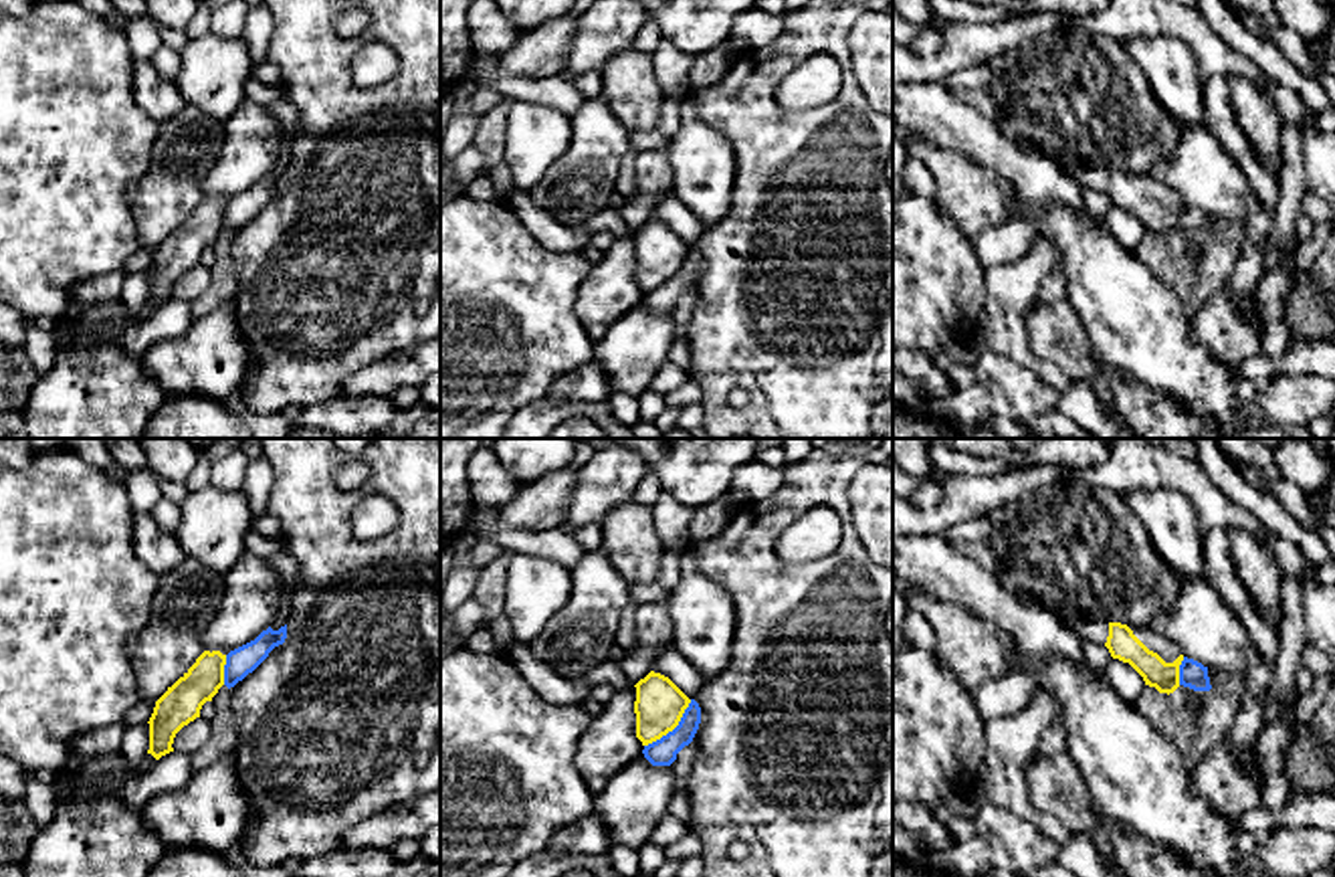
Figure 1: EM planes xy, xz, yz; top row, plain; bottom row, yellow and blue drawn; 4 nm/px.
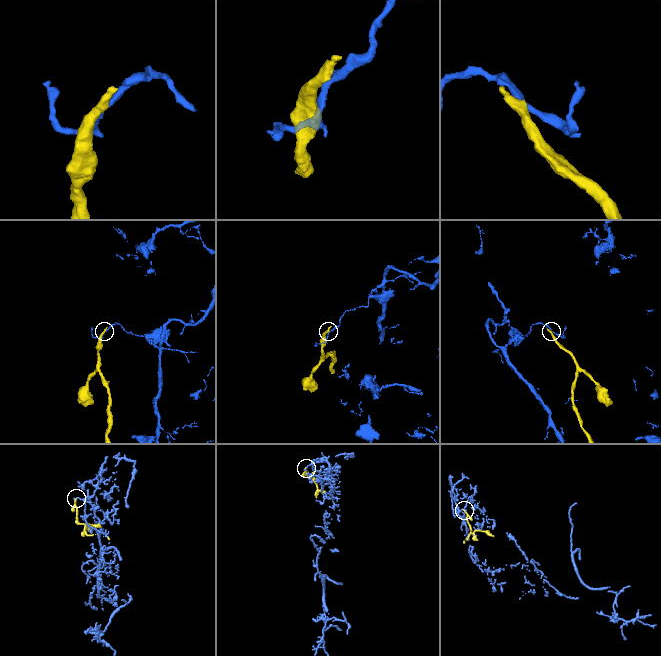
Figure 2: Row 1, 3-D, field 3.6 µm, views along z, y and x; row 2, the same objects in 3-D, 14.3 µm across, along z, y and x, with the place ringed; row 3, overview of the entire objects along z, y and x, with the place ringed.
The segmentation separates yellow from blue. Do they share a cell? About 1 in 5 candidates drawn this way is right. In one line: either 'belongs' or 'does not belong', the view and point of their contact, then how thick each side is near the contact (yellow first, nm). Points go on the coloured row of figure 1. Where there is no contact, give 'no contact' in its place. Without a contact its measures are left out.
does not belong | xz (673, 728) | 200/110 nm

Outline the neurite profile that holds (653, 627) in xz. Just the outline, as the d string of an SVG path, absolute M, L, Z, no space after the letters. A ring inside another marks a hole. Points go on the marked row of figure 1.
M666 602L640 604L634 612L636 647L656 657L673 647L675 626Z

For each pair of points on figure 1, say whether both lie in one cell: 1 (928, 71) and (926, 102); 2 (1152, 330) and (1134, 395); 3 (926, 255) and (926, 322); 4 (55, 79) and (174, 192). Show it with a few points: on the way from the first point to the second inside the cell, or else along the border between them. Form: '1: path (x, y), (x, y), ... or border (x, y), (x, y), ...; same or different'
1: border (940, 79), (923, 79), (913, 85); different
2: border (1105, 360), (1166, 391), (1180, 403); different
3: path (926, 271), (926, 306); same
4: border (160, 124), (150, 154), (150, 168), (136, 182); different

